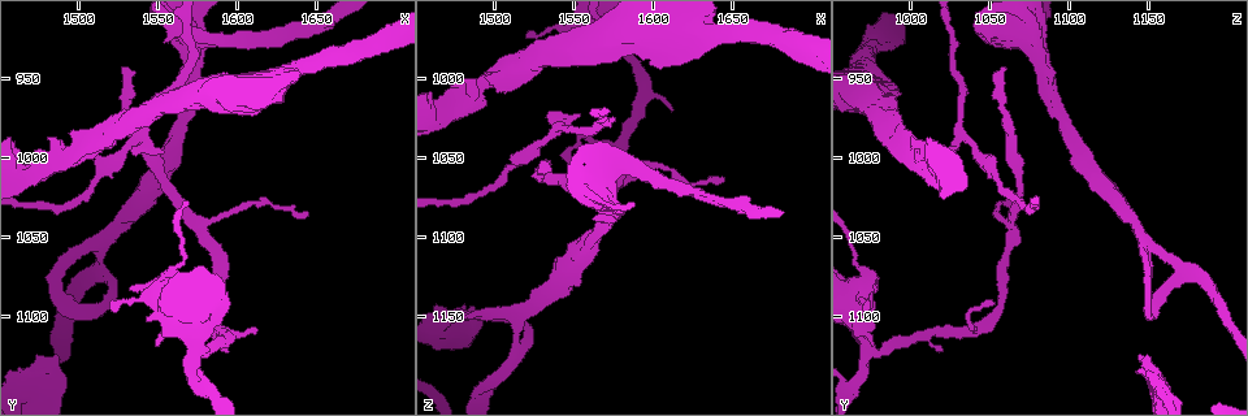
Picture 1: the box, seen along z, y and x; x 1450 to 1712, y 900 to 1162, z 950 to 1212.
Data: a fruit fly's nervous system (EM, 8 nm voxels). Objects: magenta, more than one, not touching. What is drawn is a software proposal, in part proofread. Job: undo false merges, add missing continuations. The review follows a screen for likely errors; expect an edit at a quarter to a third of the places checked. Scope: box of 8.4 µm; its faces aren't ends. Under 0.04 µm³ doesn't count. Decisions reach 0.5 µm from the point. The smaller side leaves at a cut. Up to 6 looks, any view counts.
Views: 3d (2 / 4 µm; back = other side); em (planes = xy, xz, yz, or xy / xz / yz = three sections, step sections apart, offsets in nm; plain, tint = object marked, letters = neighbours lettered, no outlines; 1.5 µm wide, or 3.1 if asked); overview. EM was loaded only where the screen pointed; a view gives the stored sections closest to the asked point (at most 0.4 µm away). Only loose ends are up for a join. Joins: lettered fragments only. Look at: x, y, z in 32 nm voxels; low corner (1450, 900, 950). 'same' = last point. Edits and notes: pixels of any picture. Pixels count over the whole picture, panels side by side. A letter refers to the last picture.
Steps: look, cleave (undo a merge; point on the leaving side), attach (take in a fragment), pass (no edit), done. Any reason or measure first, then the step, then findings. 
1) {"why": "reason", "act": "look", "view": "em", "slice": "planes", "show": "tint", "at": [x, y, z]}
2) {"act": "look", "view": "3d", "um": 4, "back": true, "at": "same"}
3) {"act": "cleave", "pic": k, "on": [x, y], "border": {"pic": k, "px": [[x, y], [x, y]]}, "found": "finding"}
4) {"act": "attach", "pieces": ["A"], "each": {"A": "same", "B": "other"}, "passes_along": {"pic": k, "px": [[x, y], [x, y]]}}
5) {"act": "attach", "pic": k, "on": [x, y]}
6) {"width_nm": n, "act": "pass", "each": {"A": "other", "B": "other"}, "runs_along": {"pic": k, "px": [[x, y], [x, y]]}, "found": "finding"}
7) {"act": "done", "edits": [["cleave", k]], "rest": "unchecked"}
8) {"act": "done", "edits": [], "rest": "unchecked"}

{"why": "sudden change in width", "act": "look", "view": "3d", "um": 4, "at": [1636, 944, 970]}

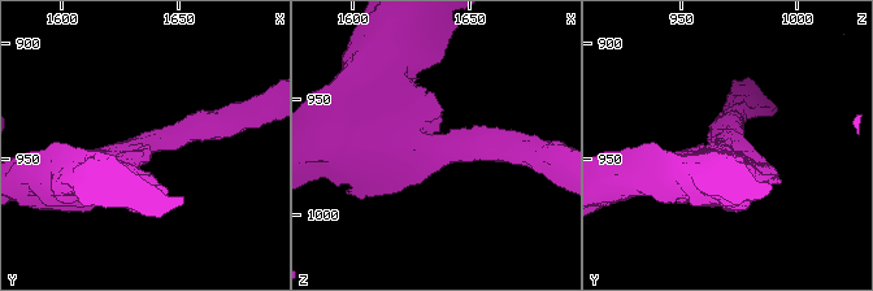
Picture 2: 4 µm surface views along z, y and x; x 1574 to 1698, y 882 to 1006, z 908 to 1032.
{"why": "shape alone is not enough", "act": "look", "view": "em", "slice": "planes", "show": "letters", "at": [1636, 944, 970]}

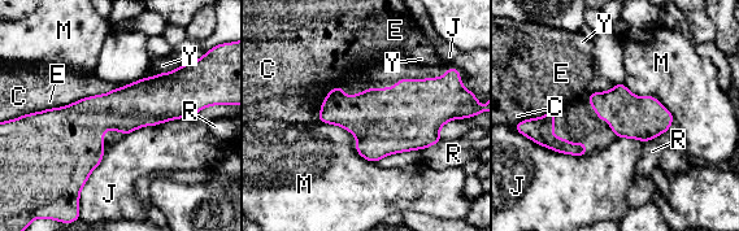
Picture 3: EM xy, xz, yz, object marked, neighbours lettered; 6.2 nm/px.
{"width_nm": 260, "longest_contact_nm": ["M", 440], "act": "pass", "each": {"C": "other", "E": "other", "J": "other", "M": "other", "R": "other", "Y": "other"}, "found": "continuous, no second neuron"}

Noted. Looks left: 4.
{"why": "abrupt turn", "act": "look", "view": "3d", "um": 2, "at": [1578, 1122, 978]}

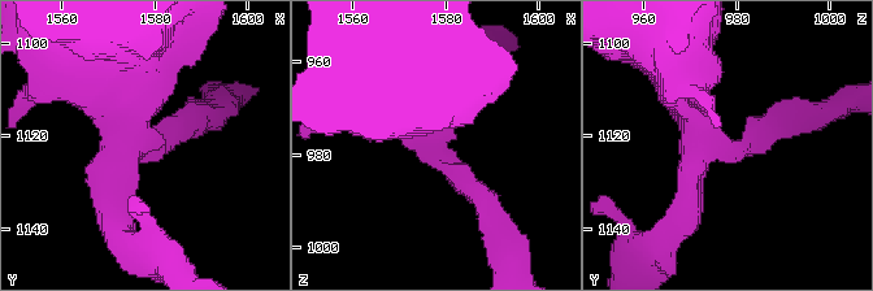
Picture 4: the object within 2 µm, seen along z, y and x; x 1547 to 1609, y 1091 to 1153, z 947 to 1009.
{"act": "look", "view": "em", "slice": "planes", "show": "plain", "at": [1576, 1123, 980]}

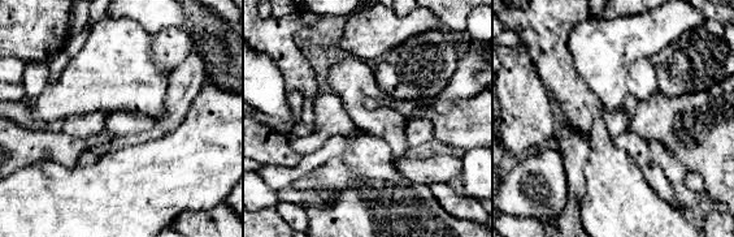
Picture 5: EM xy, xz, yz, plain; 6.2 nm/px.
{"act": "look", "view": "em", "slice": "planes", "show": "letters", "at": "same"}

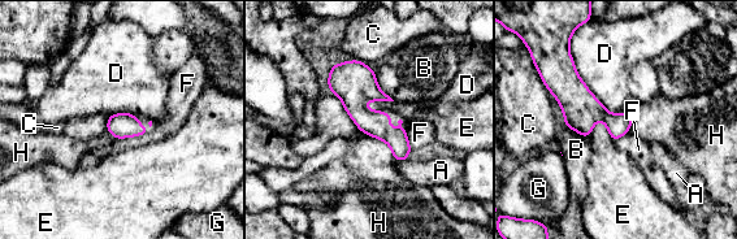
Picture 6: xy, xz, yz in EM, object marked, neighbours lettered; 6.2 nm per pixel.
{"width_nm": 140, "longest_contact_nm": ["D", 500], "act": "pass", "each": {"A": "other", "B": "other", "C": "other", "D": "other", "E": "other", "F": "other", "G": "other", "H": "other"}, "found": "one neuron here"}

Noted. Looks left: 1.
{"why": "closes a loop", "act": "look", "view": "em", "slice": "planes", "show": "letters", "at": [1508, 1100, 1150]}

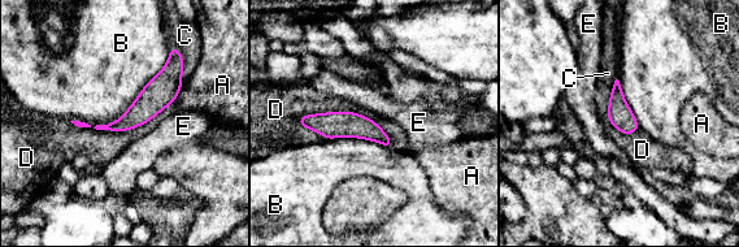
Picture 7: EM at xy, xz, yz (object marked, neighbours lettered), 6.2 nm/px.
{"width_nm": 150, "act": "pass", "each": {"A": "other", "B": "other", "C": "other", "D": "other", "E": "other"}, "border": {"pic": 7, "px": [[361, 113], [307, 113], [295, 121]]}, "found": "one neuron here"}

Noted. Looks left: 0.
{"act": "done", "edits": [], "rest": "unchecked"}

